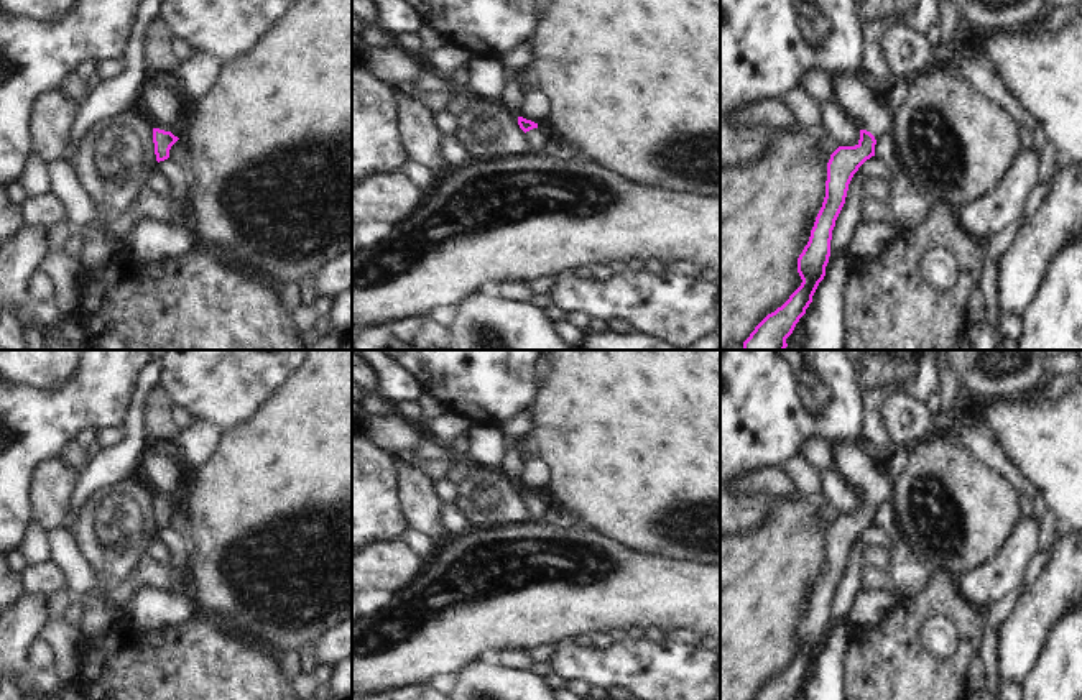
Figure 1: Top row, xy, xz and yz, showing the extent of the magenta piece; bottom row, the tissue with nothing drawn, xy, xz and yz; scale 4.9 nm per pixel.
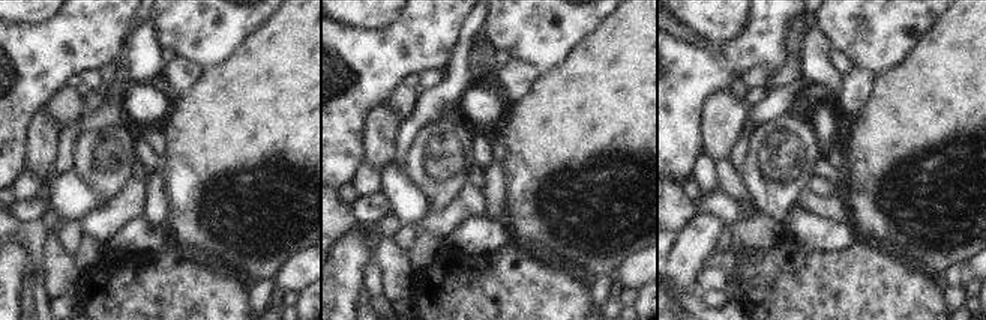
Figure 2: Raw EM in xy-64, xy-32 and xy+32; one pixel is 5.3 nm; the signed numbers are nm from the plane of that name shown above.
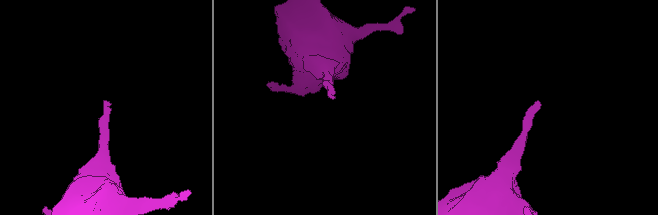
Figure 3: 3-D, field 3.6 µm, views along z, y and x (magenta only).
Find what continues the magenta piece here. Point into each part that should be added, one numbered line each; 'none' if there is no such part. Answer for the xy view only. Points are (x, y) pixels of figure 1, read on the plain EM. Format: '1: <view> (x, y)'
1: xy (163, 477)

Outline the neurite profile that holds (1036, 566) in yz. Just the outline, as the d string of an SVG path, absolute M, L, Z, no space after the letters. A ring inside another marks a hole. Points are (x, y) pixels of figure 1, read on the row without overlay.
M1054 544L1044 550L1039 550L1038 555L1029 562L1026 569L1026 577L1021 583L1023 592L1029 588L1038 577L1043 573L1044 567L1049 564L1054 552Z

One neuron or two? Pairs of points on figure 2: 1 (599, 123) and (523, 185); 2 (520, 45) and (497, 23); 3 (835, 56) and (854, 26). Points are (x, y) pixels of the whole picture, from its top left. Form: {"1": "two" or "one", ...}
{"1": "one", "2": "one", "3": "two"}

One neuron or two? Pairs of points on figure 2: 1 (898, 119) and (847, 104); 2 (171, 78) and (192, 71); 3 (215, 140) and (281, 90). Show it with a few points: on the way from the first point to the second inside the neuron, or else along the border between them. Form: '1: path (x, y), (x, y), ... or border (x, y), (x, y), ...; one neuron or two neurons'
1: border (875, 77), (863, 107), (844, 122); two neurons
2: path (176, 78), (182, 72), (188, 72); one neuron
3: path (231, 140), (264, 107); one neuron

